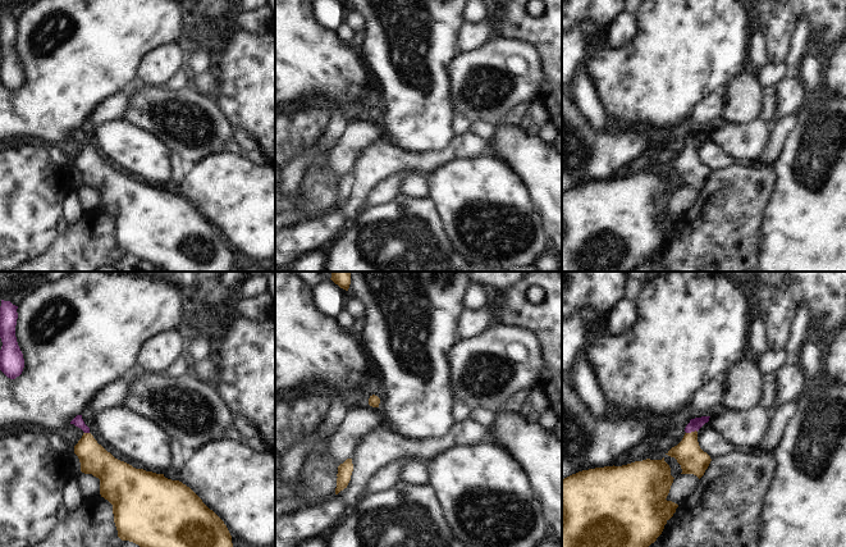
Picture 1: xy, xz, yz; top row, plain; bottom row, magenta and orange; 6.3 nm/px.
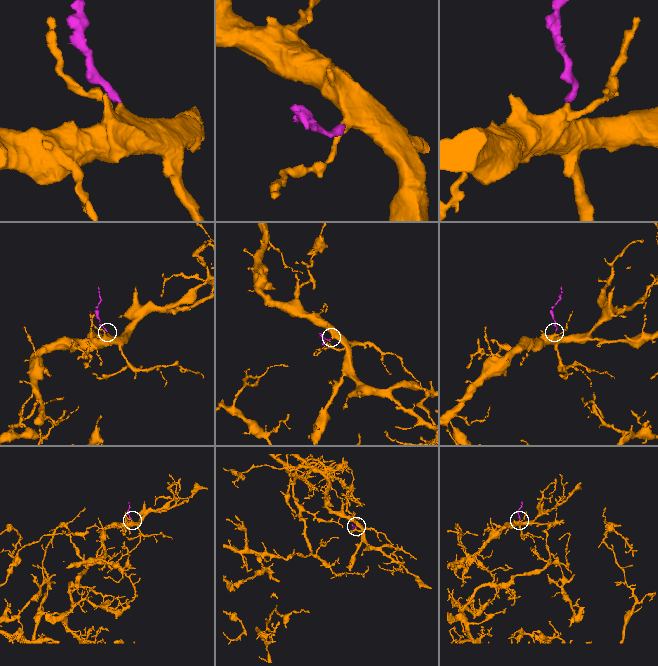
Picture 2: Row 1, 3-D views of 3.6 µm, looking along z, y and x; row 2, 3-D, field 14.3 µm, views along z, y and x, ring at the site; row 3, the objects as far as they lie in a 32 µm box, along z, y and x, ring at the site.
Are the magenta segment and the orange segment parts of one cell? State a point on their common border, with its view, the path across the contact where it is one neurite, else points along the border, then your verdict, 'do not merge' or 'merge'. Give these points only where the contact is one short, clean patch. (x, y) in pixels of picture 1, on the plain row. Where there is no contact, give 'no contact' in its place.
meets magenta in yz at (691, 144); runs through yz (695, 137), (691, 144), (693, 173); merge

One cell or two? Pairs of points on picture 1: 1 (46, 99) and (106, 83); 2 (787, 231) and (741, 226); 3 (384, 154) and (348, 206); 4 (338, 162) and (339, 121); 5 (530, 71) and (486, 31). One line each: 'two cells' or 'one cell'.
1: one cell
2: two cells
3: one cell
4: two cells
5: two cells

